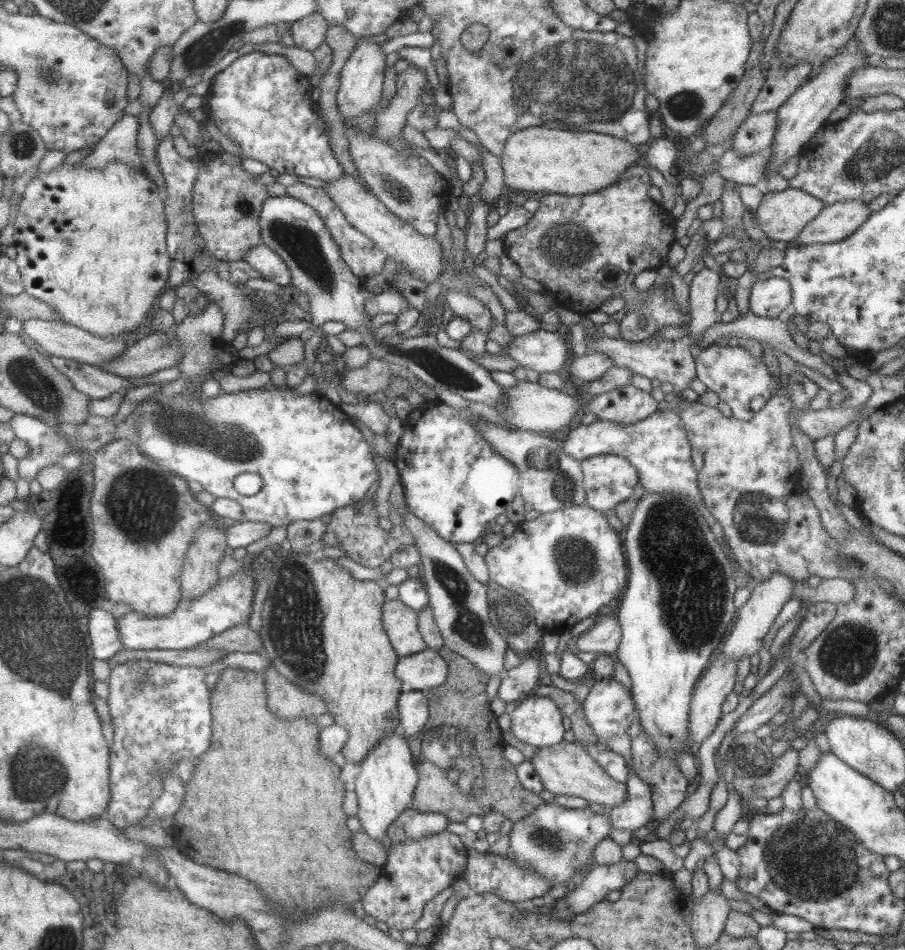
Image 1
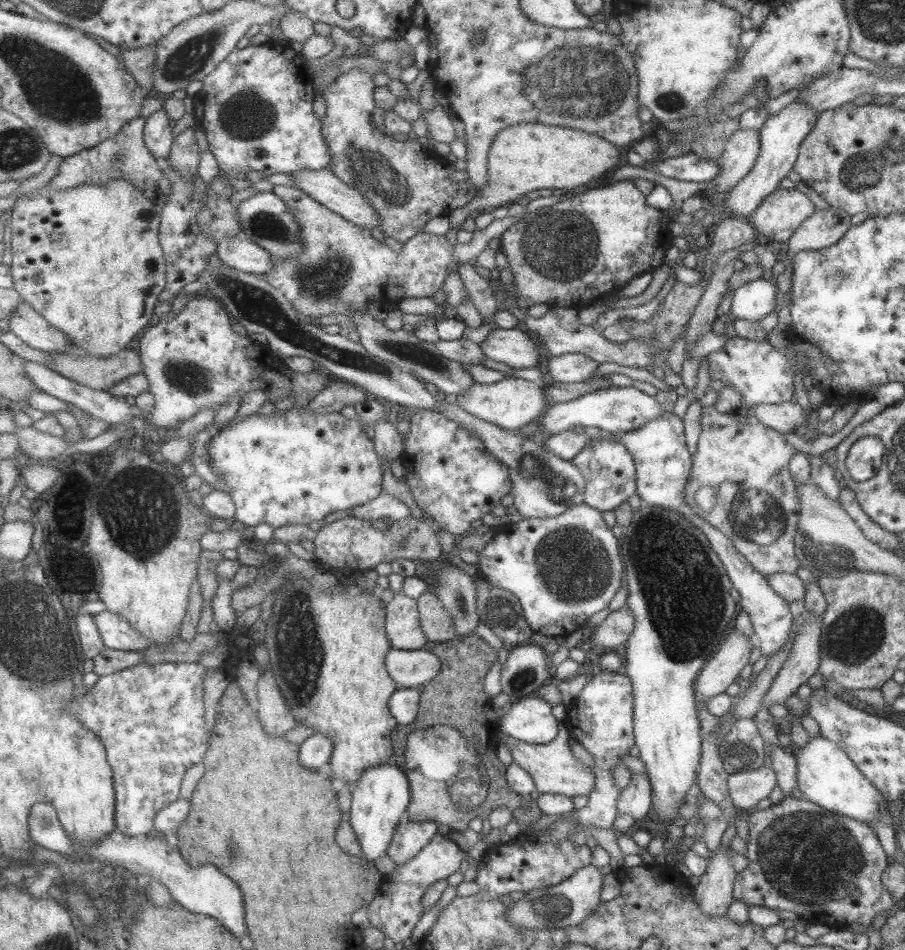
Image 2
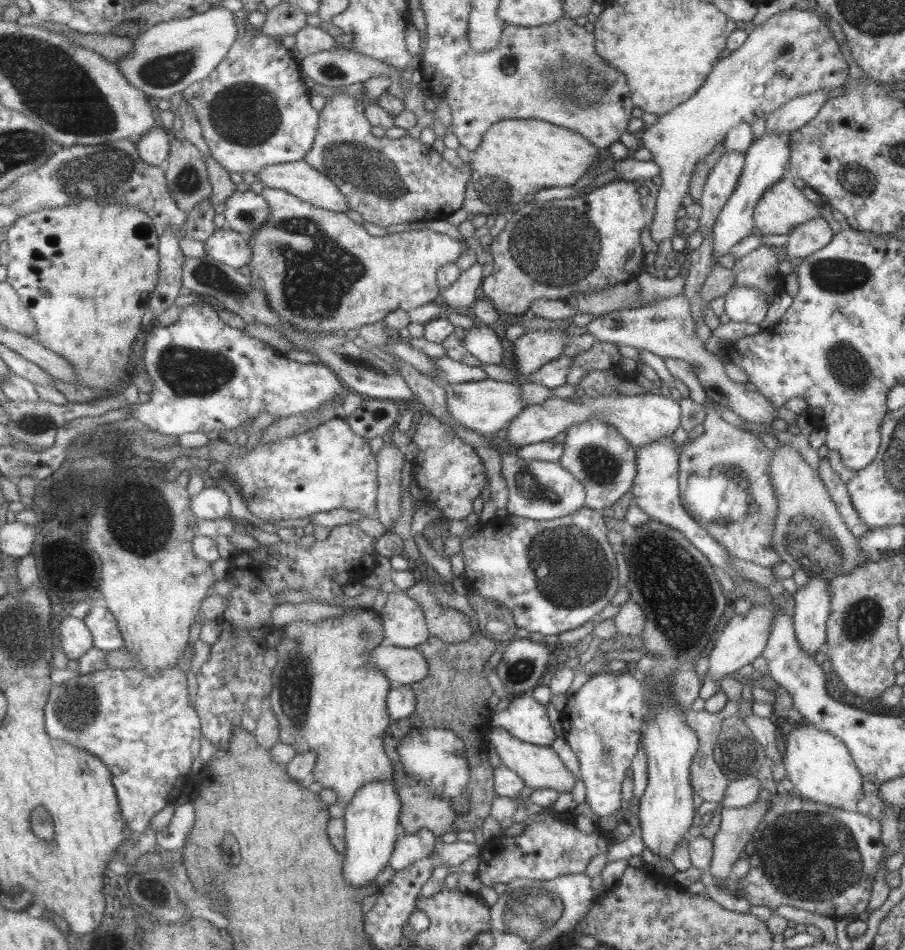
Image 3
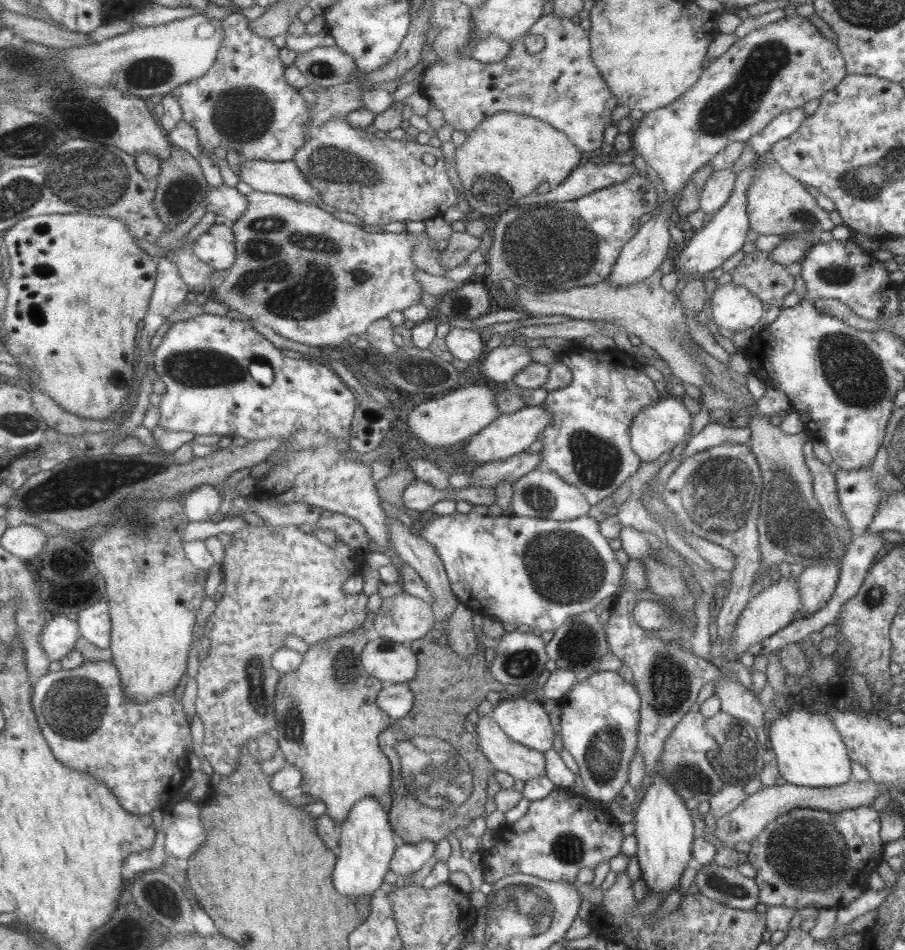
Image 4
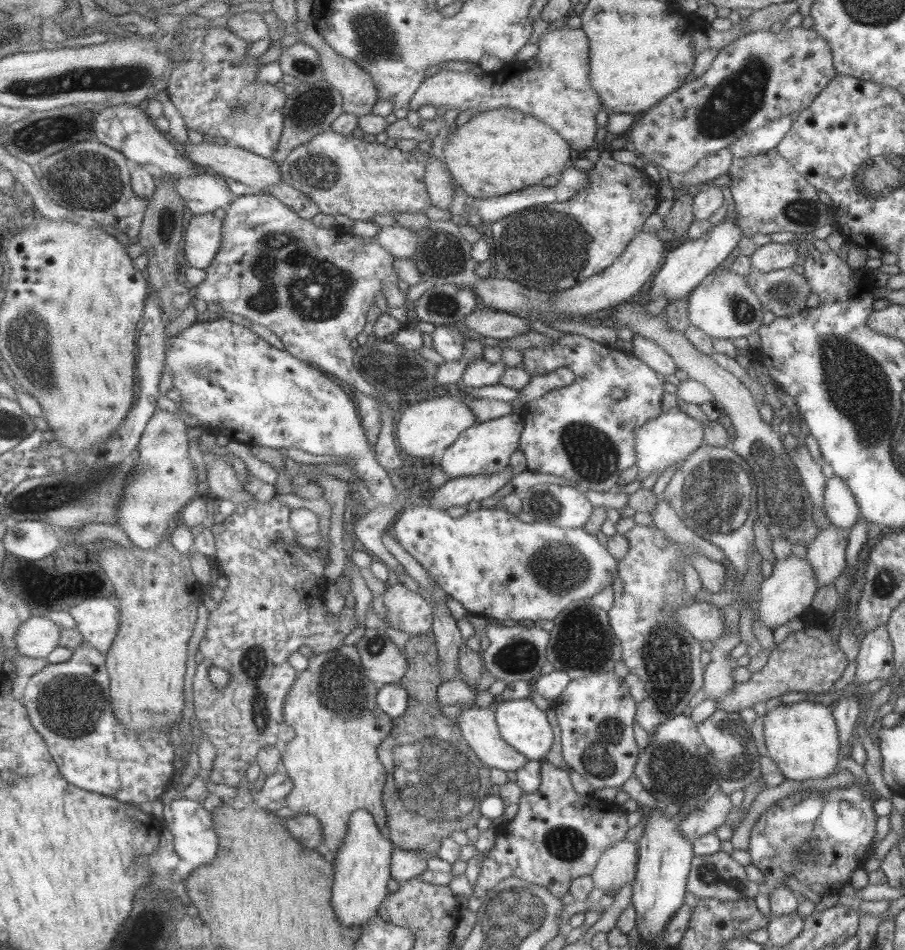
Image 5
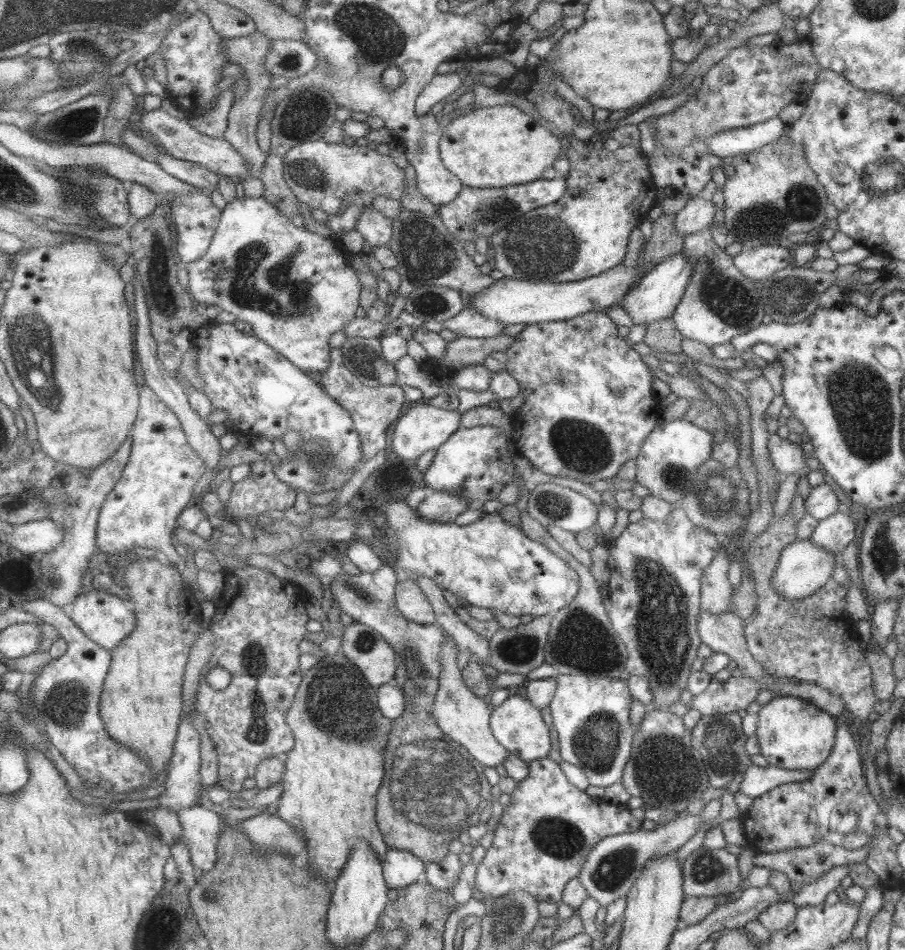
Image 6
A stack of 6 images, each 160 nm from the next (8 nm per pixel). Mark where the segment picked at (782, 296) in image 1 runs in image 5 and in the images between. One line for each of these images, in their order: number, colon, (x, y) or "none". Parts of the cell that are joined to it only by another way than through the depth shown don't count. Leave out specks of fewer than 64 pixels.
2: (753, 300)
3: (741, 303)
4: (733, 307)
5: (722, 306)

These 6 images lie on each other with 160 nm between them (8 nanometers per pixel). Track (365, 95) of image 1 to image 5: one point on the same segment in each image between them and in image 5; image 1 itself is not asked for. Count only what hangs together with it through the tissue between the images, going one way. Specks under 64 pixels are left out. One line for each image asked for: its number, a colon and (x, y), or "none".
2: (406, 184)
3: (387, 182)
4: (378, 181)
5: (342, 175)

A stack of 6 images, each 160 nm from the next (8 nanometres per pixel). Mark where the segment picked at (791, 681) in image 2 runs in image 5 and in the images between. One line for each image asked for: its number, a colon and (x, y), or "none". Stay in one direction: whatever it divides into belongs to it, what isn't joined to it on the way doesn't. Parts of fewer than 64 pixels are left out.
3: (812, 603)
4: (816, 583)
5: (826, 552)

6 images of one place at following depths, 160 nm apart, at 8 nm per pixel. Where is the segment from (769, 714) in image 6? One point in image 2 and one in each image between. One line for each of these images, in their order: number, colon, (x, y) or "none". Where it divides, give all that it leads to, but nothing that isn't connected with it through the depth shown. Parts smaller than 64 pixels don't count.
2: (825, 776)
3: (819, 766)
4: (809, 752)
5: (801, 738)

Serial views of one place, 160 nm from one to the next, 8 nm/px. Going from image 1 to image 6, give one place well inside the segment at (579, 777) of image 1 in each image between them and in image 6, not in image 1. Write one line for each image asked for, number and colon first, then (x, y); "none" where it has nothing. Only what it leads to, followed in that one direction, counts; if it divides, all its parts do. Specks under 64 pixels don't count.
2: (552, 768)
3: (538, 767)
4: (521, 763)
5: (477, 726)
6: (463, 717)

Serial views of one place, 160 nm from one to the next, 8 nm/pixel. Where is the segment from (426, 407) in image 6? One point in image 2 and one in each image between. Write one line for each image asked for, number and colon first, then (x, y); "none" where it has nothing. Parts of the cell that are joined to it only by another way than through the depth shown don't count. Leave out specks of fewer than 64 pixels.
2: (510, 403)
3: (485, 406)
4: (444, 419)
5: (428, 427)

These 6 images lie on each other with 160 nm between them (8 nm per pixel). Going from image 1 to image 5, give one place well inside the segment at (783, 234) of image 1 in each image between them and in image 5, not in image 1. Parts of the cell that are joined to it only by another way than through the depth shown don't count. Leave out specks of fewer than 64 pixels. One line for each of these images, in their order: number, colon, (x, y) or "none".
2: (780, 213)
3: (782, 207)
4: (778, 204)
5: (769, 196)

